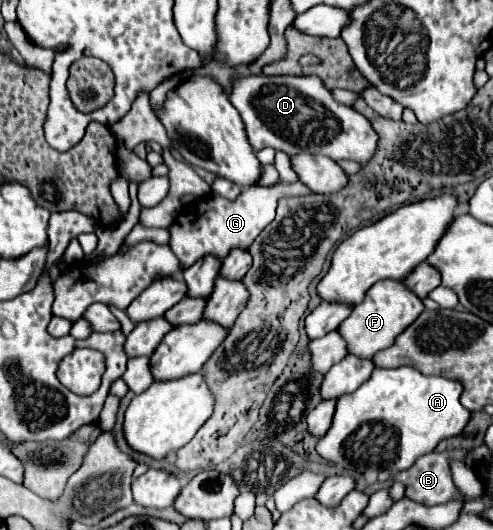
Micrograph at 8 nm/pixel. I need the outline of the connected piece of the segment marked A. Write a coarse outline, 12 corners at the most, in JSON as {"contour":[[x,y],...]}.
{"contour":[[375,368],[317,452],[407,470],[471,418],[461,382]]}

